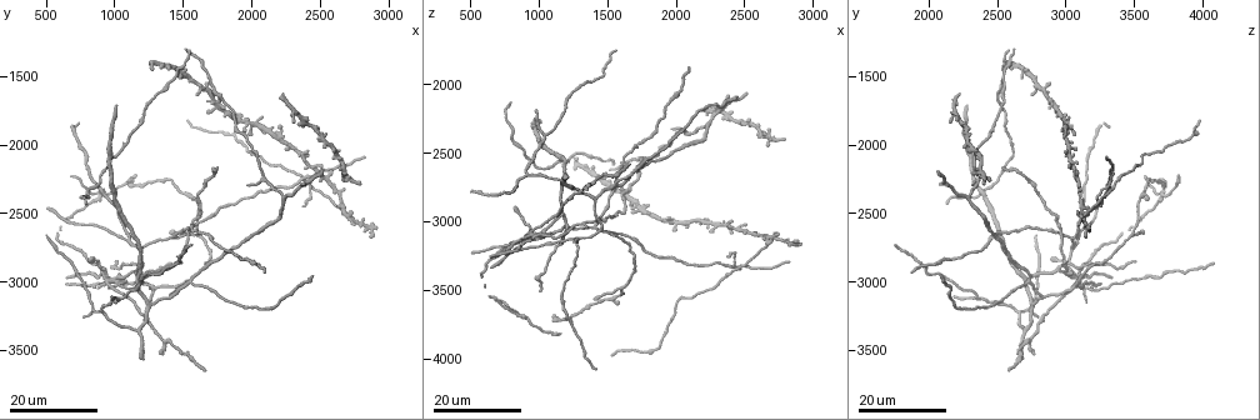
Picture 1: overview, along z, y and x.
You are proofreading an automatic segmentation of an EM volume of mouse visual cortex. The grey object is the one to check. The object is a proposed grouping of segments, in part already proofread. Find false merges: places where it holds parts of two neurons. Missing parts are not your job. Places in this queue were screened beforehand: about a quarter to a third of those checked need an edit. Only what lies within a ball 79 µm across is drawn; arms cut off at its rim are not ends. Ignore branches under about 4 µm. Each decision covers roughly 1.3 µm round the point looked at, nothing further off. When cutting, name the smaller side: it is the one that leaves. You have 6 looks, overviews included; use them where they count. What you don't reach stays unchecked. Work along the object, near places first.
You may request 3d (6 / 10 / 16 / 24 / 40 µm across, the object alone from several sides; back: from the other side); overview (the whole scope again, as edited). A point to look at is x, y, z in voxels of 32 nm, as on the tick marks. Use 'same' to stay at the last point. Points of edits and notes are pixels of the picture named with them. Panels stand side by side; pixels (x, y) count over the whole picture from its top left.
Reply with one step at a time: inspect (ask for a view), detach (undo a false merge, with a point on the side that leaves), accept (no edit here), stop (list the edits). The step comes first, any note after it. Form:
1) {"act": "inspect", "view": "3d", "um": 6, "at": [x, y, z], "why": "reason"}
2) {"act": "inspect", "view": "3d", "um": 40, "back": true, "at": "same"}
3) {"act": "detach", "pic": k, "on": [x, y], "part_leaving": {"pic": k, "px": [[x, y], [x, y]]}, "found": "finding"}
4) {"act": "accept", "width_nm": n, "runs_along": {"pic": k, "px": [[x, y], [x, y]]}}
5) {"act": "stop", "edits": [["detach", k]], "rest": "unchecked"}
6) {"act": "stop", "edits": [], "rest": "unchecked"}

{"act": "inspect", "view": "3d", "um": 16, "at": [1300, 3140, 2760]}

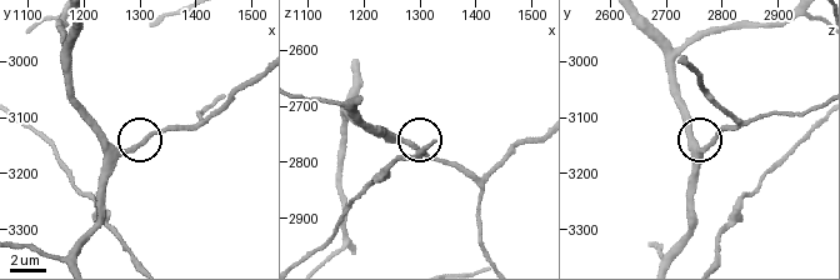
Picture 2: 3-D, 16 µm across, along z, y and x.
{"act": "inspect", "view": "3d", "um": 6, "at": [1275, 3160, 2770], "why": "closer look"}

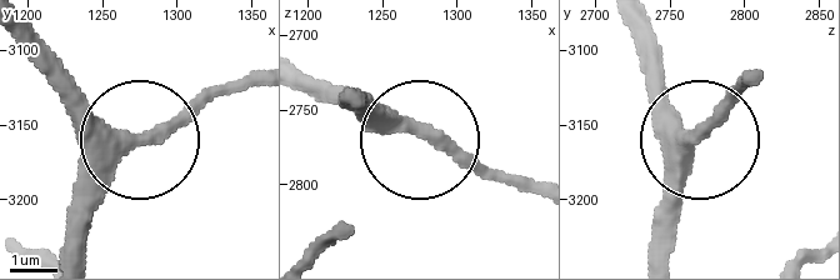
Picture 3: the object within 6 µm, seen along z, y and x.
{"act": "accept", "width_nm": 340, "runs_along": {"pic": 3, "px": [[423, 139], [463, 148], [519, 184]]}, "found": "all the same neuron"}

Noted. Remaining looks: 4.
{"act": "inspect", "view": "3d", "um": 16, "at": [1160, 3340, 2700], "why": "three arms meet"}

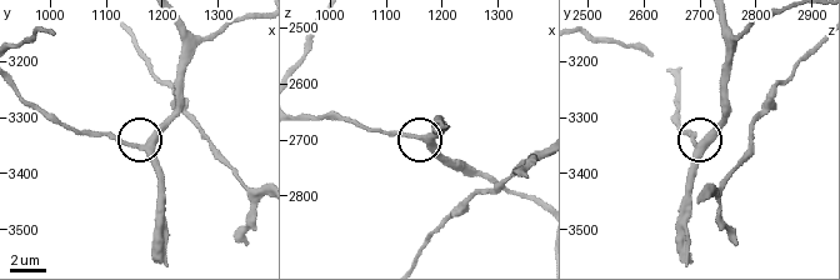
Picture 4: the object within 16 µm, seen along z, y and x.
{"act": "inspect", "view": "3d", "um": 10, "at": [1165, 3350, 2695]}

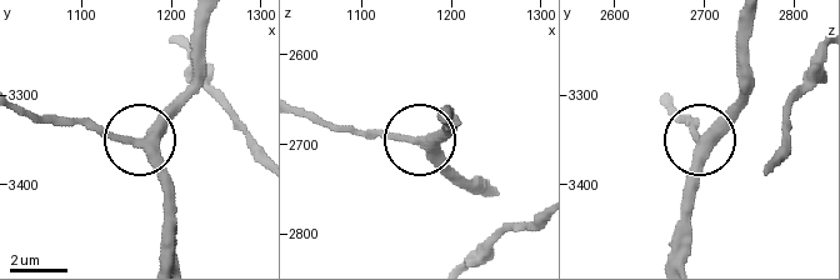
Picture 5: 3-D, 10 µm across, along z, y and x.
{"act": "accept", "width_nm": 310, "runs_along": {"pic": 5, "px": [[745, 23], [745, 88], [705, 138], [690, 206]]}, "found": "continuous, no second neuron"}

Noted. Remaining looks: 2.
{"act": "inspect", "view": "3d", "um": 24, "at": [1600, 2640, 3480], "why": "three arms meet"}

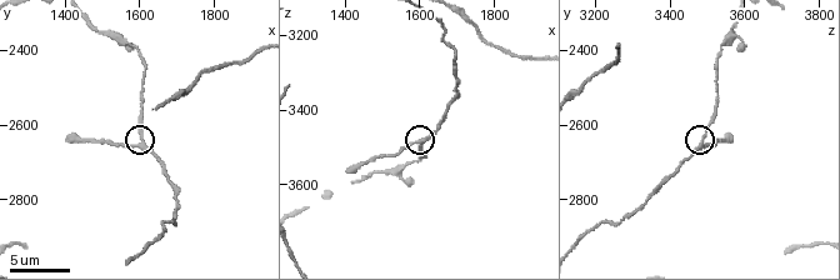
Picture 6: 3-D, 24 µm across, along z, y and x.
{"act": "inspect", "view": "3d", "um": 10, "at": [1610, 2650, 3480], "why": "zoom in"}

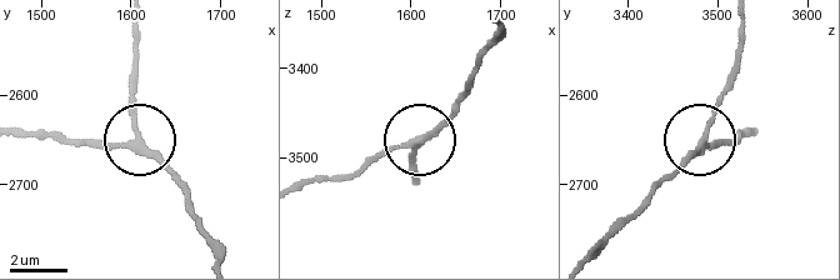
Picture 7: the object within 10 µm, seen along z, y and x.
{"act": "accept", "width_nm": 210, "found": "one neuron here"}

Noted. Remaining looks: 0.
{"act": "stop", "edits": [], "rest": "unchecked"}

